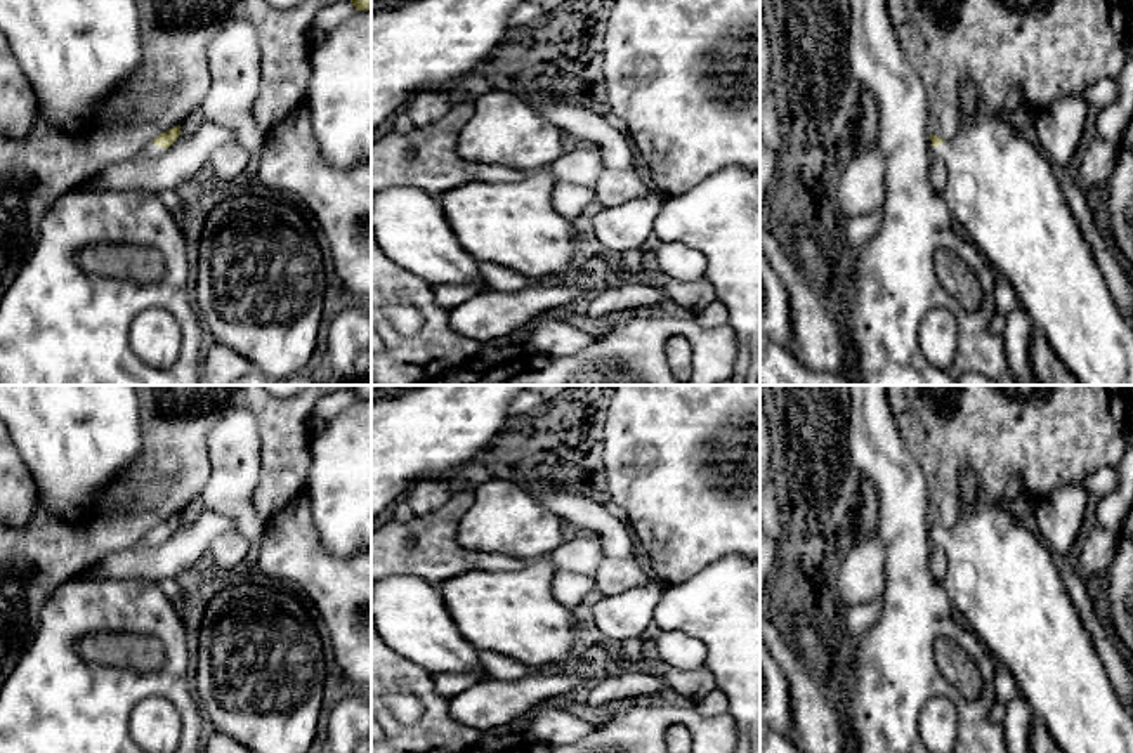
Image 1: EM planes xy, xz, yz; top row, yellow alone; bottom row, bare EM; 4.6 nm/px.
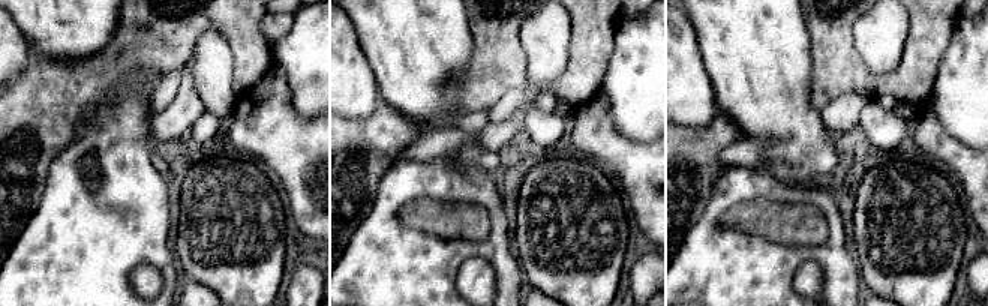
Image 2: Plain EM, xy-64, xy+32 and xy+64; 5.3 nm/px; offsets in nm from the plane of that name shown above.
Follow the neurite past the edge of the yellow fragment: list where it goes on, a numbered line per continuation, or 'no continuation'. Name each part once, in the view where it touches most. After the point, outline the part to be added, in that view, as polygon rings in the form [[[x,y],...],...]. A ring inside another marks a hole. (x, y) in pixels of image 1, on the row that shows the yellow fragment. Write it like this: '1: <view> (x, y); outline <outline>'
1: xy (151, 150); outline [[[147,144],[141,153],[142,153],[142,156],[146,156],[146,158],[158,158],[158,156],[161,156],[163,153],[165,153],[167,149],[165,147],[160,147],[160,146],[156,146],[156,144]]]

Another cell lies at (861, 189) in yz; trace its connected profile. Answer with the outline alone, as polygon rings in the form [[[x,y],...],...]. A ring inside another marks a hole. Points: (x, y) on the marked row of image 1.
[[[878,147],[857,153],[838,182],[838,203],[845,219],[876,212],[885,203],[885,160]]]

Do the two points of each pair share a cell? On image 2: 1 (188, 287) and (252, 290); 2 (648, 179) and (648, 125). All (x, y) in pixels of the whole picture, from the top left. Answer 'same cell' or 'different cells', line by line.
1: different cells
2: different cells

